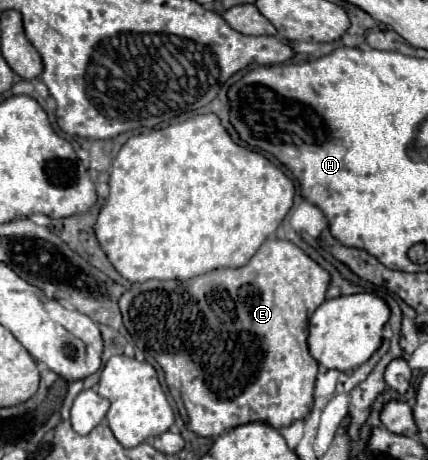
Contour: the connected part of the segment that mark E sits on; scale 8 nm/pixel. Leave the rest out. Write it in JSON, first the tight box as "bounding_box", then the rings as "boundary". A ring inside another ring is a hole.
{"bounding_box":[118,237,330,439],"boundary":[[[270,237],[254,253],[254,257],[248,261],[248,265],[244,265],[240,269],[216,269],[216,271],[210,271],[206,275],[200,275],[200,277],[194,277],[188,281],[146,281],[146,283],[138,283],[138,285],[132,285],[128,291],[122,293],[118,305],[120,305],[128,333],[130,335],[134,333],[136,337],[144,337],[148,353],[164,369],[170,395],[174,397],[176,407],[178,407],[180,417],[184,419],[186,427],[200,437],[212,439],[212,437],[222,435],[222,431],[230,431],[238,425],[260,421],[260,423],[268,423],[274,429],[282,429],[282,427],[288,427],[294,421],[304,419],[308,415],[310,405],[314,401],[312,393],[314,393],[314,381],[316,381],[316,373],[318,373],[318,363],[310,357],[308,343],[306,343],[306,339],[308,339],[308,311],[314,311],[324,301],[328,283],[330,283],[330,275],[318,263],[314,263],[300,247],[296,247],[290,241],[280,241],[276,237]]]}

